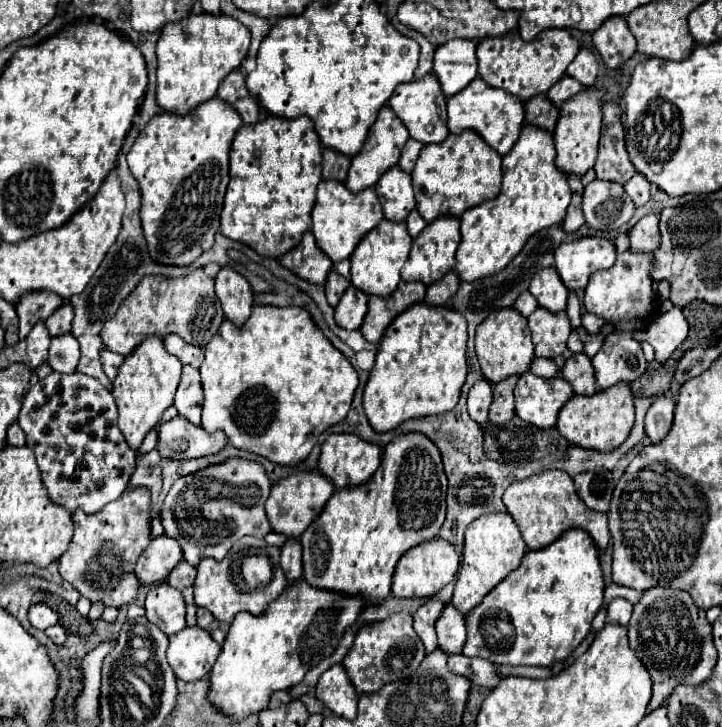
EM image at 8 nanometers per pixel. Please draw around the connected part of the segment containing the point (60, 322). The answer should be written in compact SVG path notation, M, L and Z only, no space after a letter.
M65 302L53 316L49 316L49 320L45 322L49 336L61 336L61 334L69 334L71 332L71 320L73 320L73 306L69 302Z

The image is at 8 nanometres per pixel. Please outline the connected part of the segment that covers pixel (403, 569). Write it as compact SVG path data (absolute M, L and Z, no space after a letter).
M433 538L425 544L419 544L417 548L411 548L401 556L395 576L393 576L393 596L395 598L429 598L435 596L441 588L445 588L459 570L459 554L455 552L455 546L445 544L445 540Z

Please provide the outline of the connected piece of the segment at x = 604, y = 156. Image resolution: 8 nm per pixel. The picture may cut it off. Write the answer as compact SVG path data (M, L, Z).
M605 102L601 106L601 112L603 112L603 124L601 124L599 156L593 170L597 172L599 180L625 184L635 174L635 168L625 150L621 108L615 102Z

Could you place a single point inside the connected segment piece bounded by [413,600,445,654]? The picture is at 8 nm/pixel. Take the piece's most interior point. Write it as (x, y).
(425, 618)

